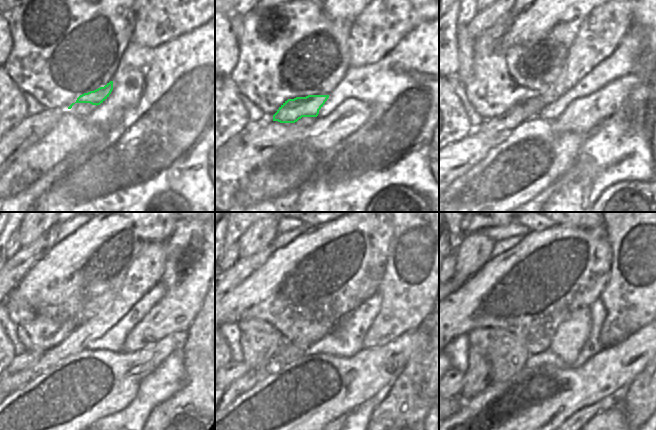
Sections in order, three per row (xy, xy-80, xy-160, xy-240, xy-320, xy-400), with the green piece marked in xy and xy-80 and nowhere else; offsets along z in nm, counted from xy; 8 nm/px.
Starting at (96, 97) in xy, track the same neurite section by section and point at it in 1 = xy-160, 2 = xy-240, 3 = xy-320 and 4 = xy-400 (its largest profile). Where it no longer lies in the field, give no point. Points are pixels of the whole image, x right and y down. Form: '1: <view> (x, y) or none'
1: xy-160 (531, 108)
2: xy-240 (20, 362)
3: xy-320 (235, 369)
4: xy-400 (459, 376)

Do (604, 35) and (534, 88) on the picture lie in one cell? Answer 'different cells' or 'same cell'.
different cells

